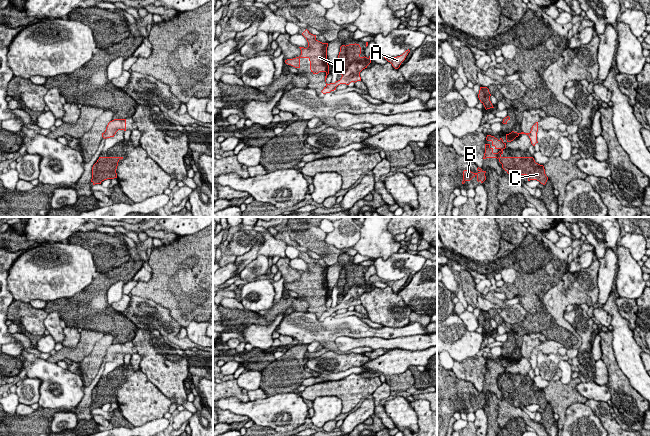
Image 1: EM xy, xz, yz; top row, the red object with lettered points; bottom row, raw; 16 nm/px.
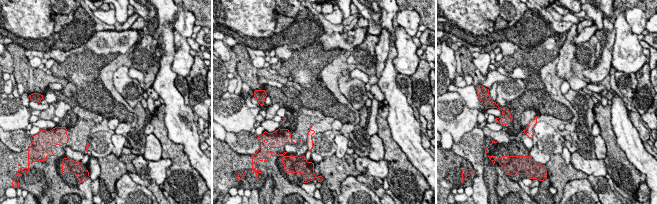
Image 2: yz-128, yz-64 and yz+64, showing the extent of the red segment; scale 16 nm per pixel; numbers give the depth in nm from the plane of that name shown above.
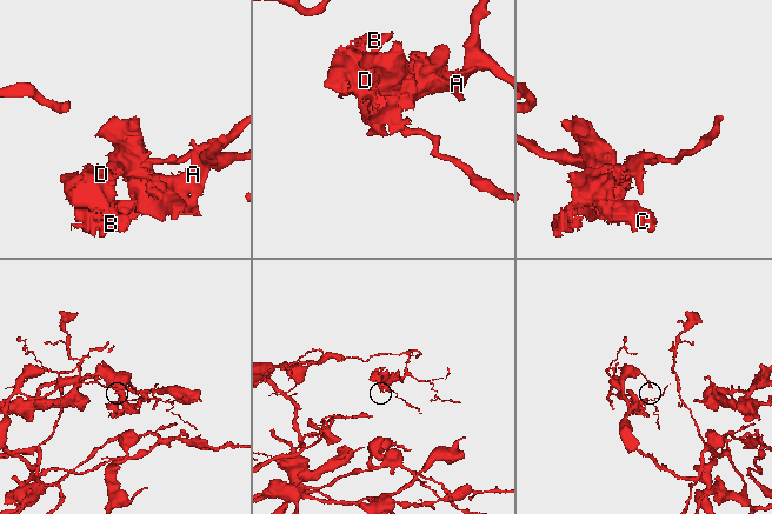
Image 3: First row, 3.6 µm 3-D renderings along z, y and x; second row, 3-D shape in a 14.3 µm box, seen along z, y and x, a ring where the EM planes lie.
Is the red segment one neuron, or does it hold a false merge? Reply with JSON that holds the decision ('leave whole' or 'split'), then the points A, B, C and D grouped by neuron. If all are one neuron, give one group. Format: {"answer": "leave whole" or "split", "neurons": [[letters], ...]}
{"answer": "split", "neurons": [["A", "C"], ["B", "D"]]}

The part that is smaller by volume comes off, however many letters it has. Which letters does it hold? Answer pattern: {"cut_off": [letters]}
{"cut_off": ["B", "D"]}

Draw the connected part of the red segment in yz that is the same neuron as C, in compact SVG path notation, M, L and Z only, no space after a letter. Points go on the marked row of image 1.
M500 157L499 162L511 176L527 175L528 181L537 180L543 185L548 180L544 166L536 163L533 157Z

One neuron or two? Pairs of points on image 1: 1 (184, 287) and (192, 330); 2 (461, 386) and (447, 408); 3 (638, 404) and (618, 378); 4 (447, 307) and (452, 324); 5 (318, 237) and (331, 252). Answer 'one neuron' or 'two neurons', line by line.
1: two neurons
2: one neuron
3: one neuron
4: two neurons
5: one neuron

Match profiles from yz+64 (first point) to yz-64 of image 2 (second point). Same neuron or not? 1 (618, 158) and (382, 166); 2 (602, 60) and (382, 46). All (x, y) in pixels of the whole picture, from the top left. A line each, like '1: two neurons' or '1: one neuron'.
1: two neurons
2: one neuron

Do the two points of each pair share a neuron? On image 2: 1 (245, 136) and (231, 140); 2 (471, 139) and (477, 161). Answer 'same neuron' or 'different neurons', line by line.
1: same neuron
2: same neuron

